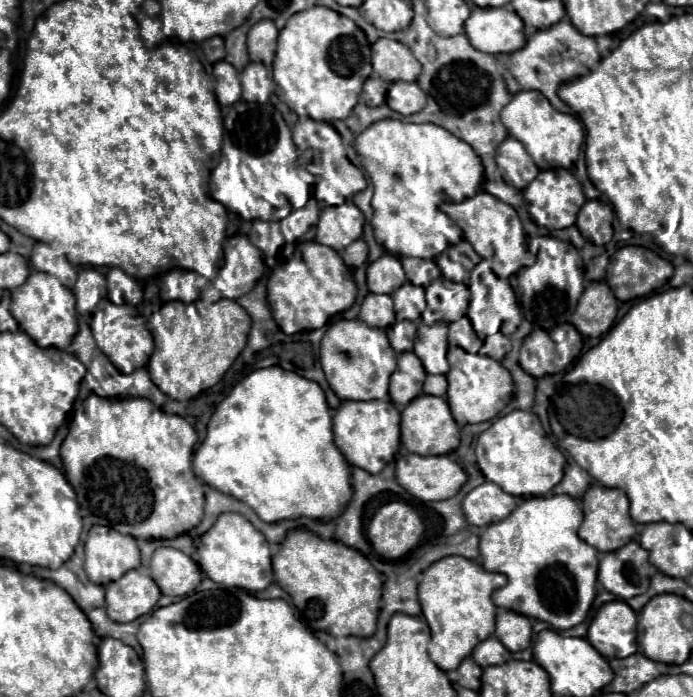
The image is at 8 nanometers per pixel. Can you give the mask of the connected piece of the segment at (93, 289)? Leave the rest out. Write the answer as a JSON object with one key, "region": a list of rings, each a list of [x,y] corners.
{"region":[[[92,267],[80,269],[73,294],[77,298],[77,312],[85,318],[91,318],[99,300],[107,294],[105,276]]]}

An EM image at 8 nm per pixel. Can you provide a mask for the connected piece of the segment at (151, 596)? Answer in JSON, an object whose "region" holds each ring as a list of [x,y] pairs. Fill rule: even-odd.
{"region":[[[131,570],[105,586],[105,610],[115,622],[133,622],[149,614],[161,596],[159,586],[143,570]]]}

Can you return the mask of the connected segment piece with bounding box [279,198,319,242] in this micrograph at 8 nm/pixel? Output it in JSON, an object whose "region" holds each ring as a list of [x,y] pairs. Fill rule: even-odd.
{"region":[[[309,200],[303,208],[293,210],[287,218],[283,218],[281,224],[281,234],[285,236],[287,242],[297,242],[311,226],[315,226],[319,220],[319,206],[317,200]]]}

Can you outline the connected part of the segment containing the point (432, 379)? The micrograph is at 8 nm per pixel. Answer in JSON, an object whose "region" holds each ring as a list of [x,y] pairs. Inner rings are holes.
{"region":[[[429,374],[425,384],[423,384],[423,392],[431,394],[431,396],[445,396],[445,392],[447,392],[447,378],[443,374],[437,374],[437,376]]]}

